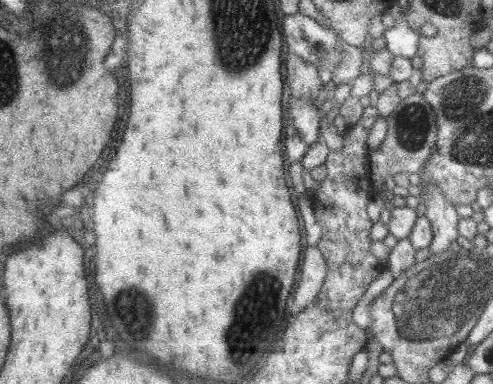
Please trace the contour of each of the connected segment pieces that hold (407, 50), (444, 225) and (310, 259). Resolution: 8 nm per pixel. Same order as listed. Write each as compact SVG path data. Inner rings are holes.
M404 17L396 18L394 25L382 33L383 47L387 48L393 57L401 56L411 59L416 56L418 36L419 32L411 30Z
M427 180L423 204L425 204L424 217L429 221L432 230L429 252L441 254L449 249L449 244L458 236L458 217L455 208L430 180Z
M314 244L306 247L303 252L303 262L299 266L299 282L295 289L291 290L293 304L302 309L312 303L322 288L326 270L326 262L318 246Z

